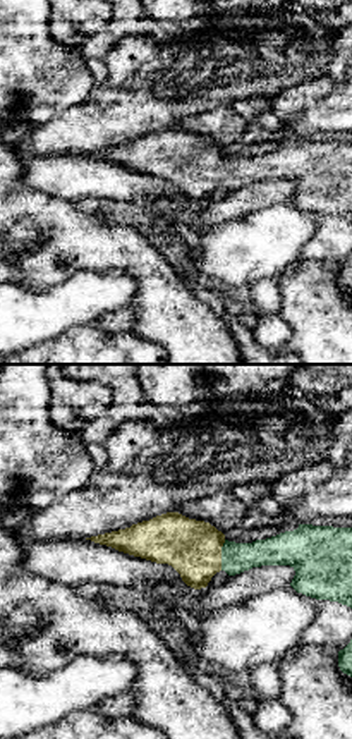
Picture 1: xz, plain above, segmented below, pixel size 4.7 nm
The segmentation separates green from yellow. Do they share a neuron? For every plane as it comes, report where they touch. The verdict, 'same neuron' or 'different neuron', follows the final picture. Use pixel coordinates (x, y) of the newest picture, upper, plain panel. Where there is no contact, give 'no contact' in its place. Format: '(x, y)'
(222, 171)

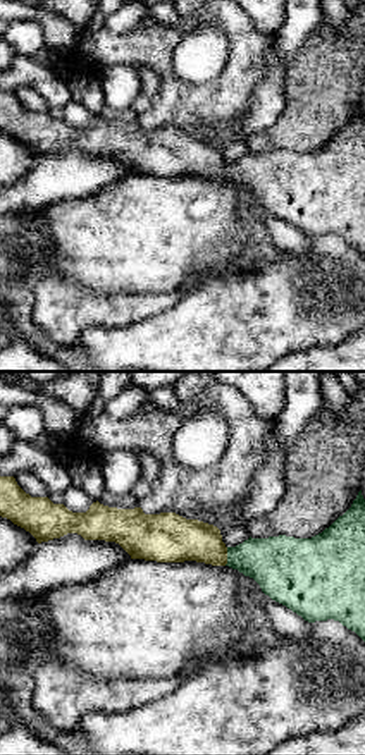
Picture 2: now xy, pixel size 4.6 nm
(228, 171)

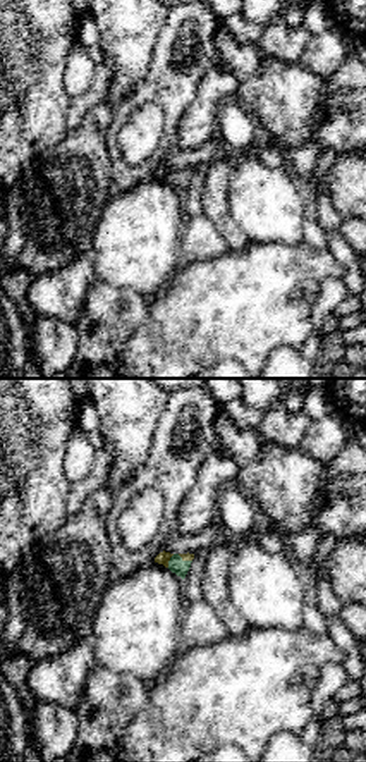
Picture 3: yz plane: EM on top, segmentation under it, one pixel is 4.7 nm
(169, 176)

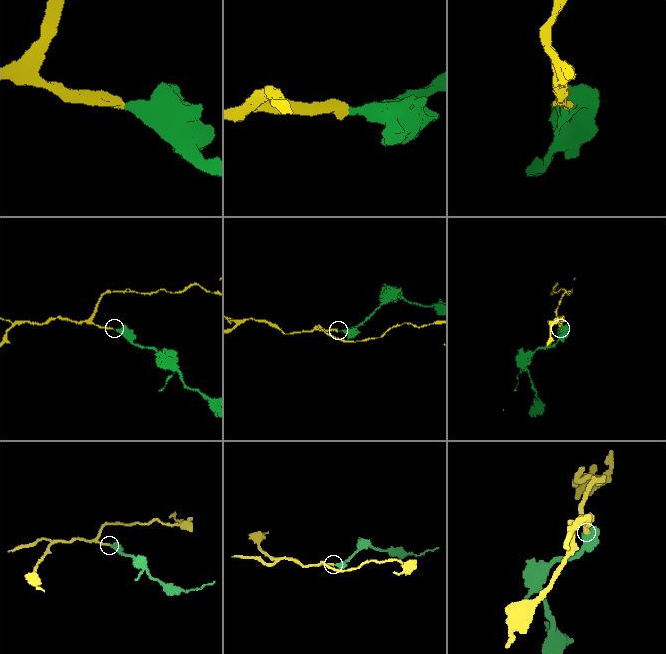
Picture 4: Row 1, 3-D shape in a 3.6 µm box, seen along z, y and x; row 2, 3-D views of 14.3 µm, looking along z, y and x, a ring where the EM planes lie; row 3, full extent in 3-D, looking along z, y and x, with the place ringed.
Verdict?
same neuron

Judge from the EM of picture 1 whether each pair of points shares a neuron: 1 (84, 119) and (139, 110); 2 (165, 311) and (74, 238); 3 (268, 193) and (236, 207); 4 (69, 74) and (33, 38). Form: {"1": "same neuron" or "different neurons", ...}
{"1": "same neuron", "2": "same neuron", "3": "same neuron", "4": "same neuron"}

